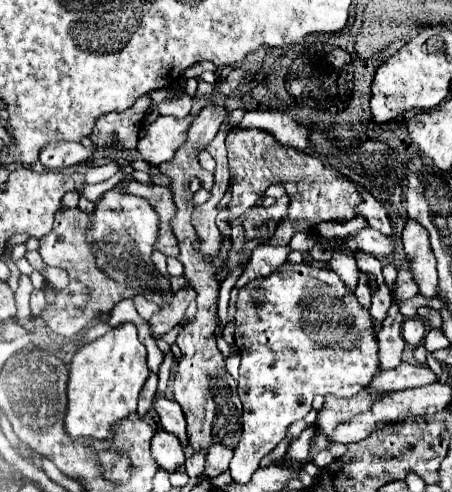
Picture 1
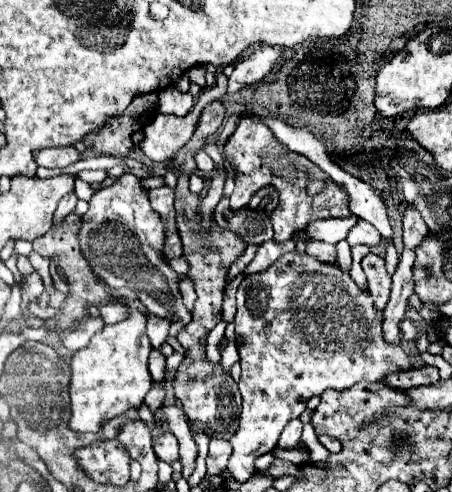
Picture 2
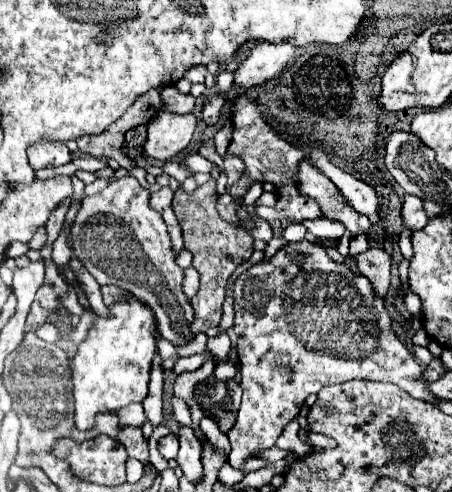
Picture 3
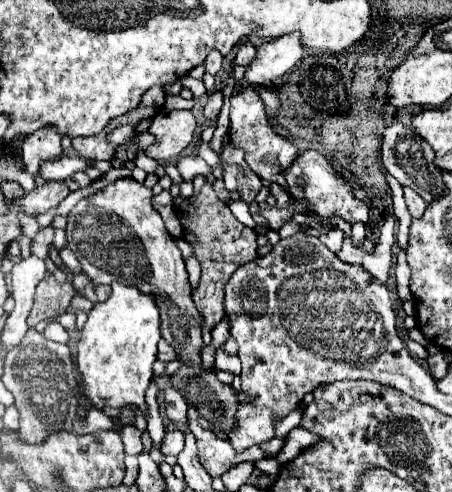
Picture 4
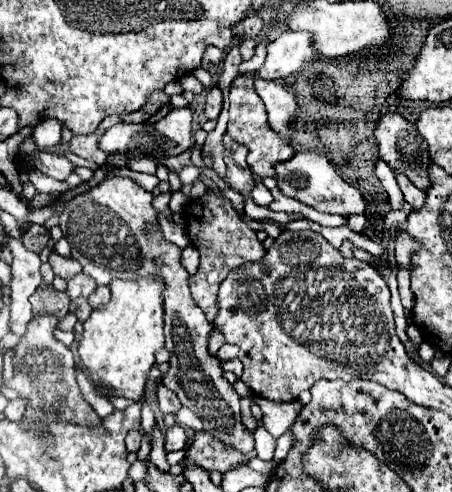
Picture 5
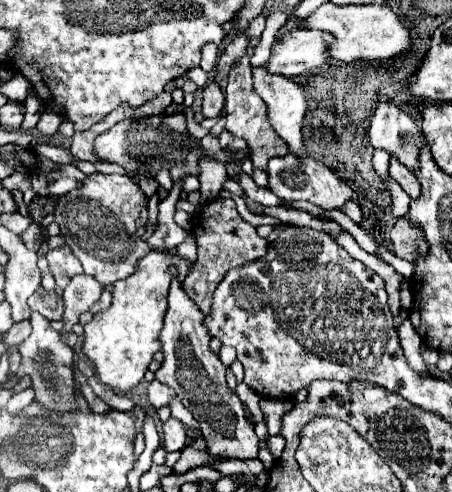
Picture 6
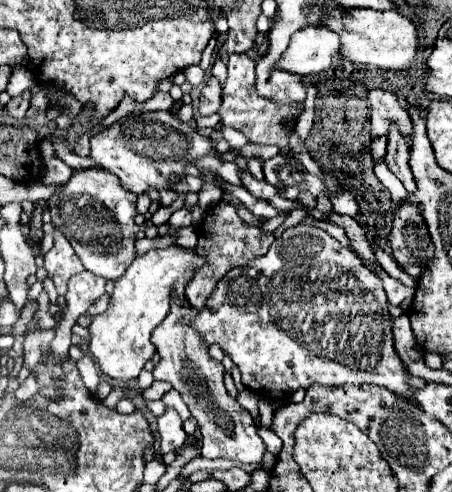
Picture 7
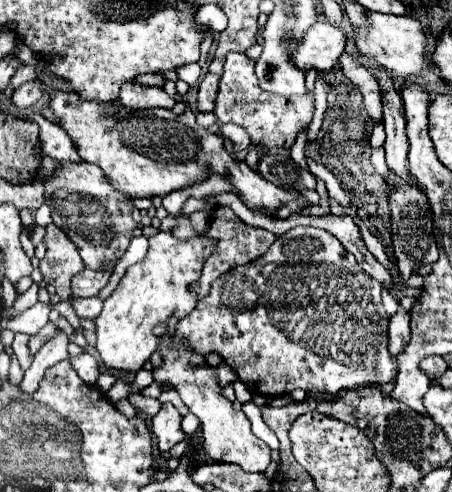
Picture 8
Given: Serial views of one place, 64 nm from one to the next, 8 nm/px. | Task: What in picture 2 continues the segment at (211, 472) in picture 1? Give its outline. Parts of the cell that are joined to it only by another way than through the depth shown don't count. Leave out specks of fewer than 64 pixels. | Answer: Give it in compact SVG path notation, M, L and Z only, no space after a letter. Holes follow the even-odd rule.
M212 436L210 452L206 458L207 474L212 476L221 474L227 467L230 454L232 454L232 446L226 440Z

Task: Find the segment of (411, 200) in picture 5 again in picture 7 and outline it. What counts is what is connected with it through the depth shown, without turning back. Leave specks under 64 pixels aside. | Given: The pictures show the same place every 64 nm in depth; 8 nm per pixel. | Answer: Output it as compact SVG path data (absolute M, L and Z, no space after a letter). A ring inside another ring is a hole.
M392 126L390 134L388 134L388 154L384 158L384 164L390 168L390 172L404 184L404 188L414 194L416 192L416 180L412 176L410 164L408 164L408 142L400 136L398 128Z

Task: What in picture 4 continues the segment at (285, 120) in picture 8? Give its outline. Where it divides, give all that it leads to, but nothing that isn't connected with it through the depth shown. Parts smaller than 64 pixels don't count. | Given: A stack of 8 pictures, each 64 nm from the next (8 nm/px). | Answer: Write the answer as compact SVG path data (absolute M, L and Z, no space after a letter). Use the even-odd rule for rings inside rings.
M254 86L242 88L238 94L234 94L230 98L230 102L232 102L232 106L230 106L230 142L236 148L244 150L244 160L248 162L248 166L252 168L254 174L258 174L266 182L276 182L284 190L288 190L284 172L292 166L292 162L298 156L296 146L272 130L272 126L268 124L266 112L264 112L264 104Z

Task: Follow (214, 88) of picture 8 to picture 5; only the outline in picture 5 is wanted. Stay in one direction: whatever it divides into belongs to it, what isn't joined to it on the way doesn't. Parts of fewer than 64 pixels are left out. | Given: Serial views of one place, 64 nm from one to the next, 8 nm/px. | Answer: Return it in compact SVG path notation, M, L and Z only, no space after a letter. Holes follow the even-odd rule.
M212 88L212 90L208 90L204 112L210 120L216 120L220 110L222 110L222 92L220 92L220 88Z

